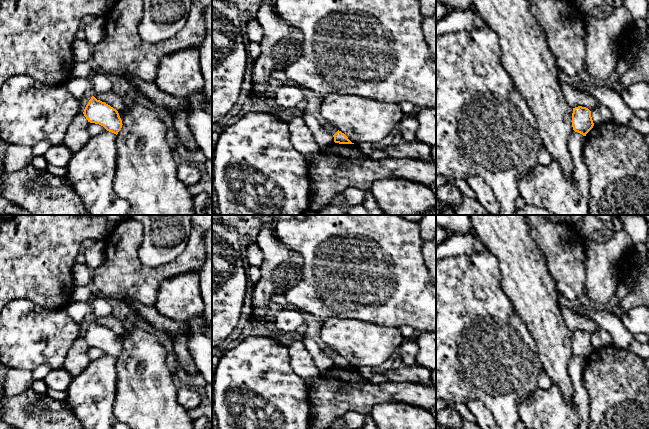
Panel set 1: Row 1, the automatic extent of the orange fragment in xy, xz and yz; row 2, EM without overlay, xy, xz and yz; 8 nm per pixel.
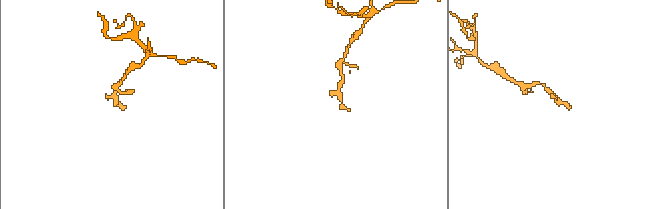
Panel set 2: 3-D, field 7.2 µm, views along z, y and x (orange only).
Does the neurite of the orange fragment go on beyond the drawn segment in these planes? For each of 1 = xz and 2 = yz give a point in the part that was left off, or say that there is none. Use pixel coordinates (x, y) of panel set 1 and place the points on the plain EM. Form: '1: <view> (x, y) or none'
1: none
2: none

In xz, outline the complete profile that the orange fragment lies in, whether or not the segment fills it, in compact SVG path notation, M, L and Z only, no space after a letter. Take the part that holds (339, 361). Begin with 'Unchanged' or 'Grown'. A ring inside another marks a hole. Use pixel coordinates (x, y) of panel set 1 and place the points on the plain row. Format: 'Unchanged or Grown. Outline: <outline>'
Unchanged. Outline: M339 354L333 359L333 361L334 361L334 366L335 367L339 367L339 368L354 368L348 363L348 361L344 357L342 357Z

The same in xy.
Unchanged. Outline: M94 320L89 324L83 338L88 346L99 348L116 359L123 349L118 335L105 326L97 324Z

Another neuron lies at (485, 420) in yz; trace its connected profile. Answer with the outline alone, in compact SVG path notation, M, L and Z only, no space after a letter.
M469 400L465 405L475 416L477 425L481 429L499 429L491 412L481 402L477 400Z

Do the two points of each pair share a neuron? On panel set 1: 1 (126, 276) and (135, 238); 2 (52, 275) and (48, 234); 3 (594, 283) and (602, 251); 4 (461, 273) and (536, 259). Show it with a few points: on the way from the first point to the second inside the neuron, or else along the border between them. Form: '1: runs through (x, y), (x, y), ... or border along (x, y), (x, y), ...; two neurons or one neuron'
1: runs through (126, 267), (126, 247); one neuron
2: runs through (48, 265), (48, 244); one neuron
3: runs through (601, 275), (602, 259); one neuron
4: border along (487, 249), (496, 258), (499, 283), (503, 289); two neurons

